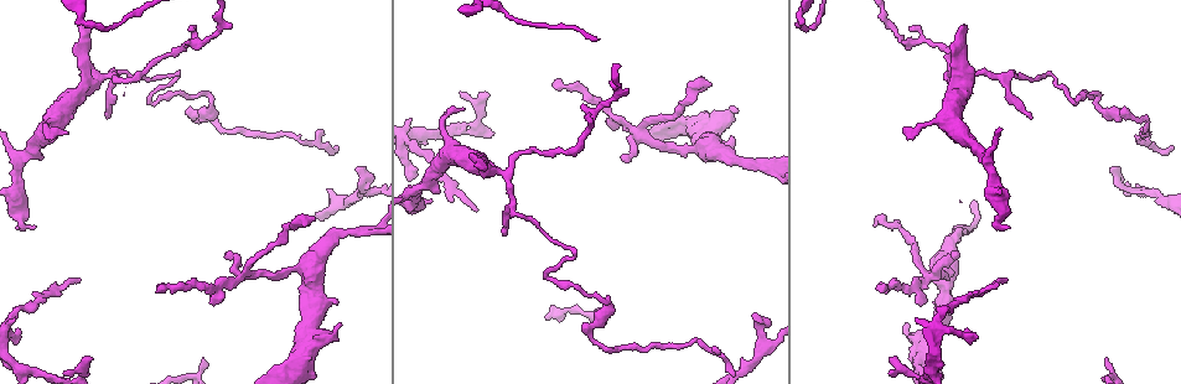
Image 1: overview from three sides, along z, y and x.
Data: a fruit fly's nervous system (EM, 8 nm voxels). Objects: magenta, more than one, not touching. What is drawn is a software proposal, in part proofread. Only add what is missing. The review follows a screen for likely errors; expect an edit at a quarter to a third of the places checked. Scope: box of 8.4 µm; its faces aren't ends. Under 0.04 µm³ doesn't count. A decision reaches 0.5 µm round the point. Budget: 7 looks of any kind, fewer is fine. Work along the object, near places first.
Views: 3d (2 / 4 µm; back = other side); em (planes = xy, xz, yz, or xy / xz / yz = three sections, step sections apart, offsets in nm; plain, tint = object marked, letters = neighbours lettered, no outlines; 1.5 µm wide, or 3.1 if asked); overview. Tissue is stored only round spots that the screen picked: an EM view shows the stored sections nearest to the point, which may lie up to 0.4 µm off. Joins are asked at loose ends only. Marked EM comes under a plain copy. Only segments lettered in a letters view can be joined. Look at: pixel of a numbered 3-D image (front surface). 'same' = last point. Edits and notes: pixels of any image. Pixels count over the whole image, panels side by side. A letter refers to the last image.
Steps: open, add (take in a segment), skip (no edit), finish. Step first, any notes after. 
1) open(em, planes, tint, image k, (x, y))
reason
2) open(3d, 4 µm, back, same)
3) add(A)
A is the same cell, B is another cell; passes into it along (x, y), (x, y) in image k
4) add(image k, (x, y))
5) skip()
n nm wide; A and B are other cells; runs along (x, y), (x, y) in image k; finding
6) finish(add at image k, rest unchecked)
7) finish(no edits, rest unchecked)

open(em, yz, step 4, tint, image 1, (613, 125))
thin end

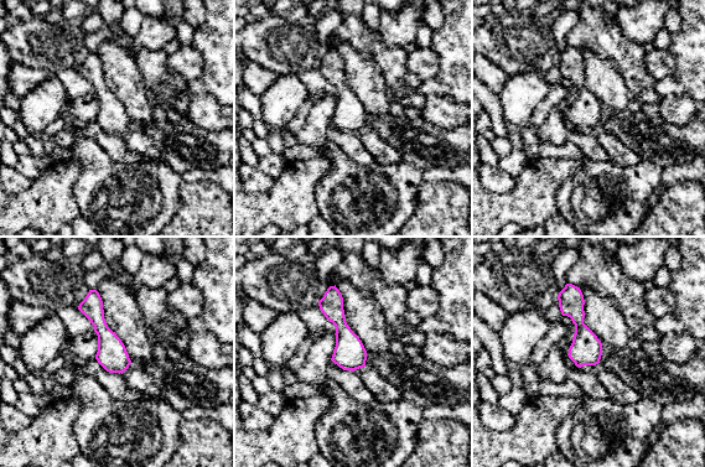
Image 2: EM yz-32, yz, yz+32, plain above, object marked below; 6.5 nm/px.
open(em, planes, letters, same)

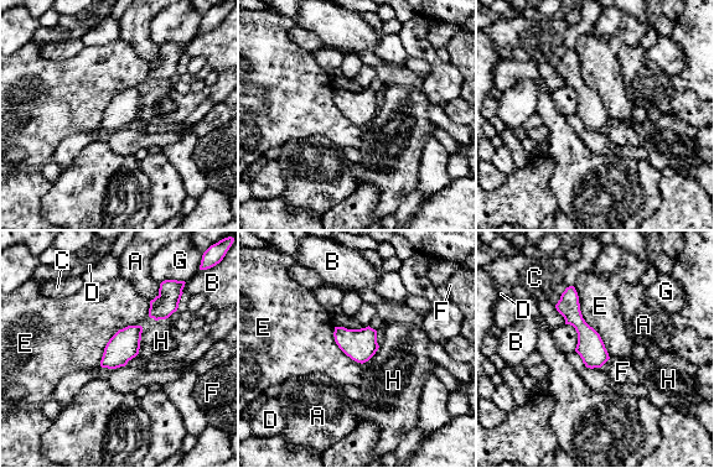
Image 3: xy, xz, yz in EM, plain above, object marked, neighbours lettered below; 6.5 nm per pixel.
skip()
A, B, C, D, E, F, G and H are other cells; border along (573, 286), (581, 317), (610, 357) in image 3; no lettered segment goes on from it

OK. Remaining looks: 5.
open(em, planes, letters, image 1, (1006, 280))
tapers out

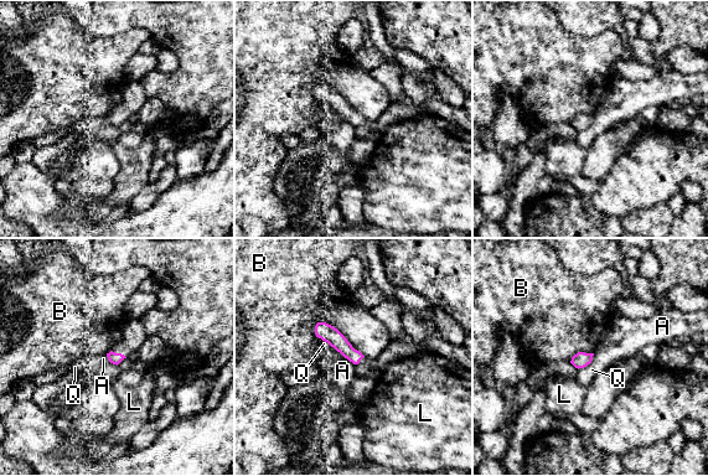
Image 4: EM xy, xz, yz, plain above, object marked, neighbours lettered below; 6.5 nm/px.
skip()
B touches over 380 nm; A, B, L and Q are other cells; border along (337, 351), (354, 365) in image 4; no lettered segment goes on from it

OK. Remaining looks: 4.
open(3d, 2 µm, image 1, (961, 26))
an open end

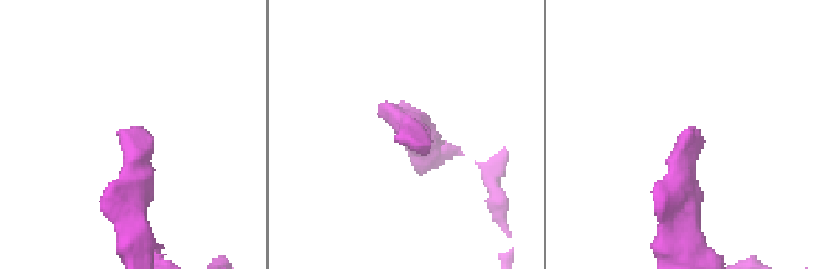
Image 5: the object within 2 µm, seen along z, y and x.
open(em, planes, letters, image 5, (682, 137))

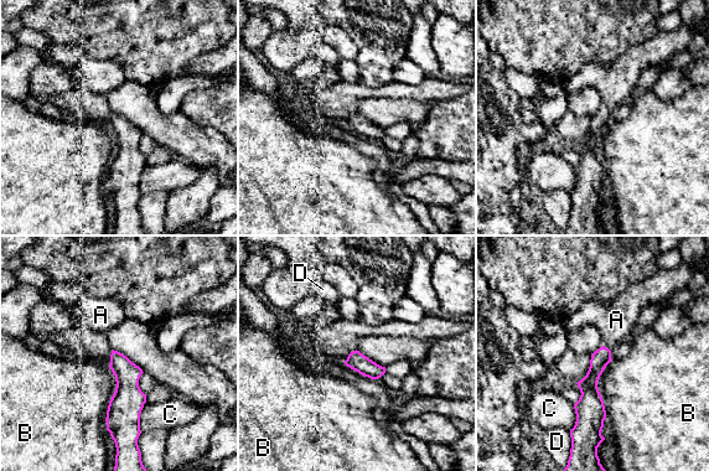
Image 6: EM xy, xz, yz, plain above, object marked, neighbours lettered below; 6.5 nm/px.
add(A)
A is the same cell, B, C and D are other cells; it goes on there

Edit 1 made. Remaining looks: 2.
finish(add at image 6, rest unchecked)

